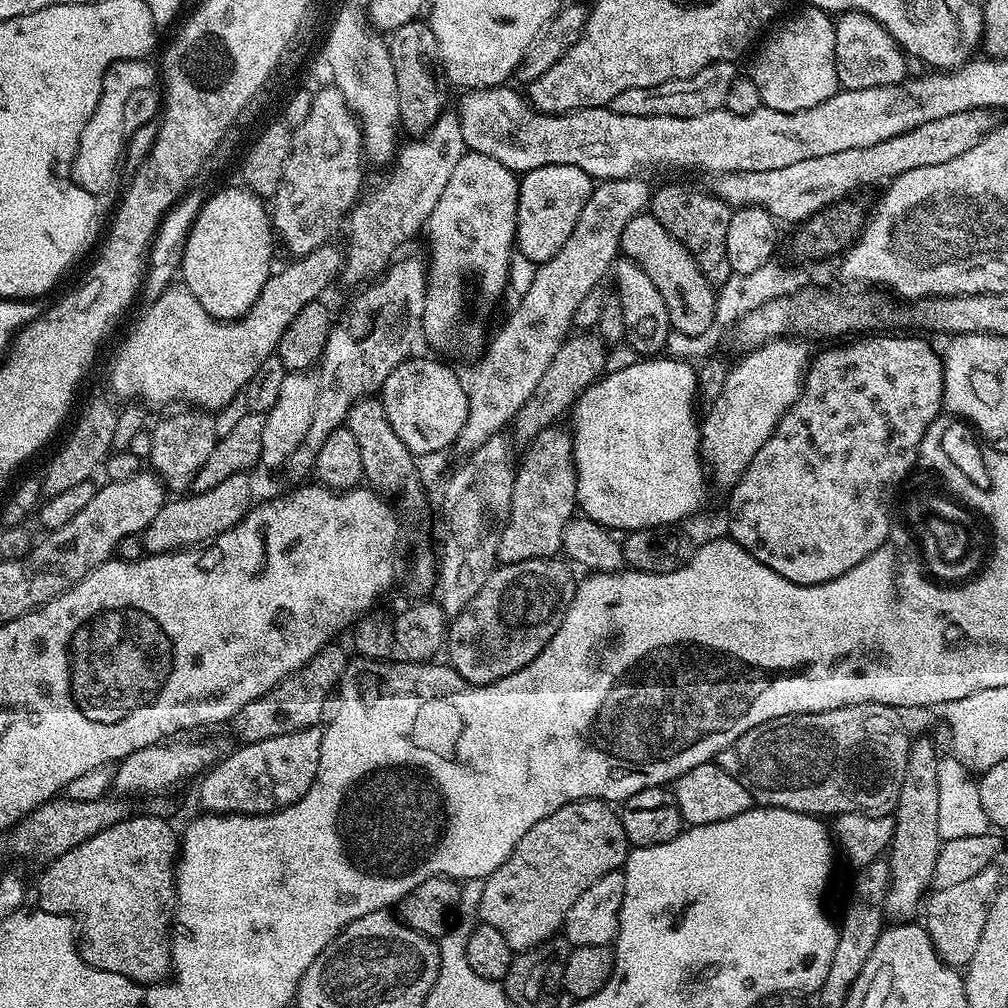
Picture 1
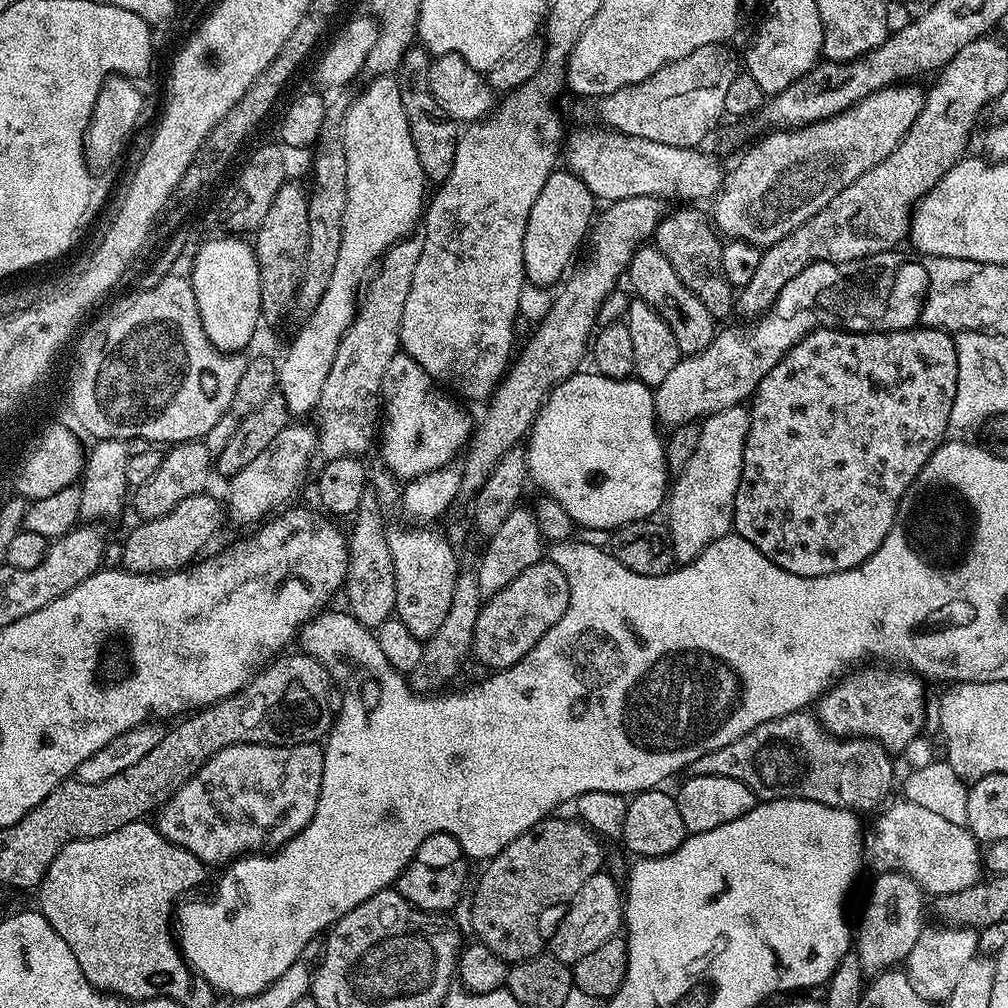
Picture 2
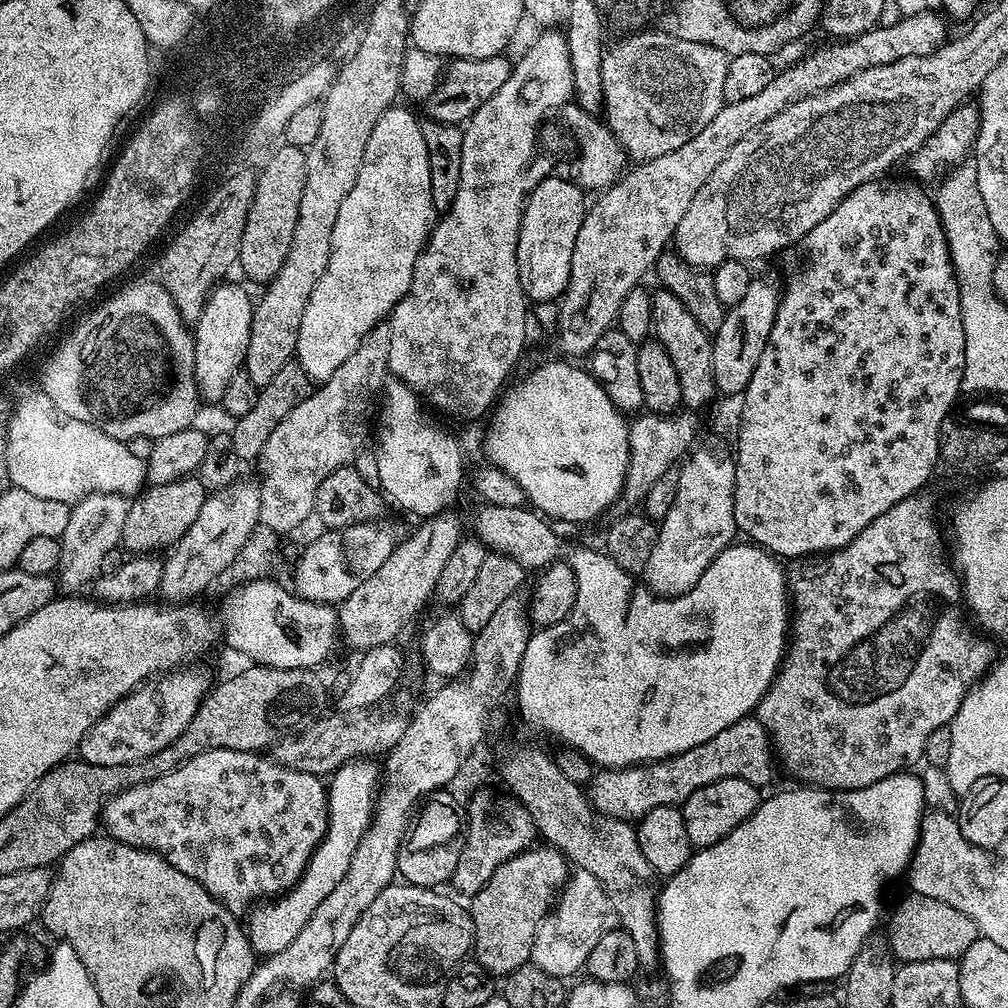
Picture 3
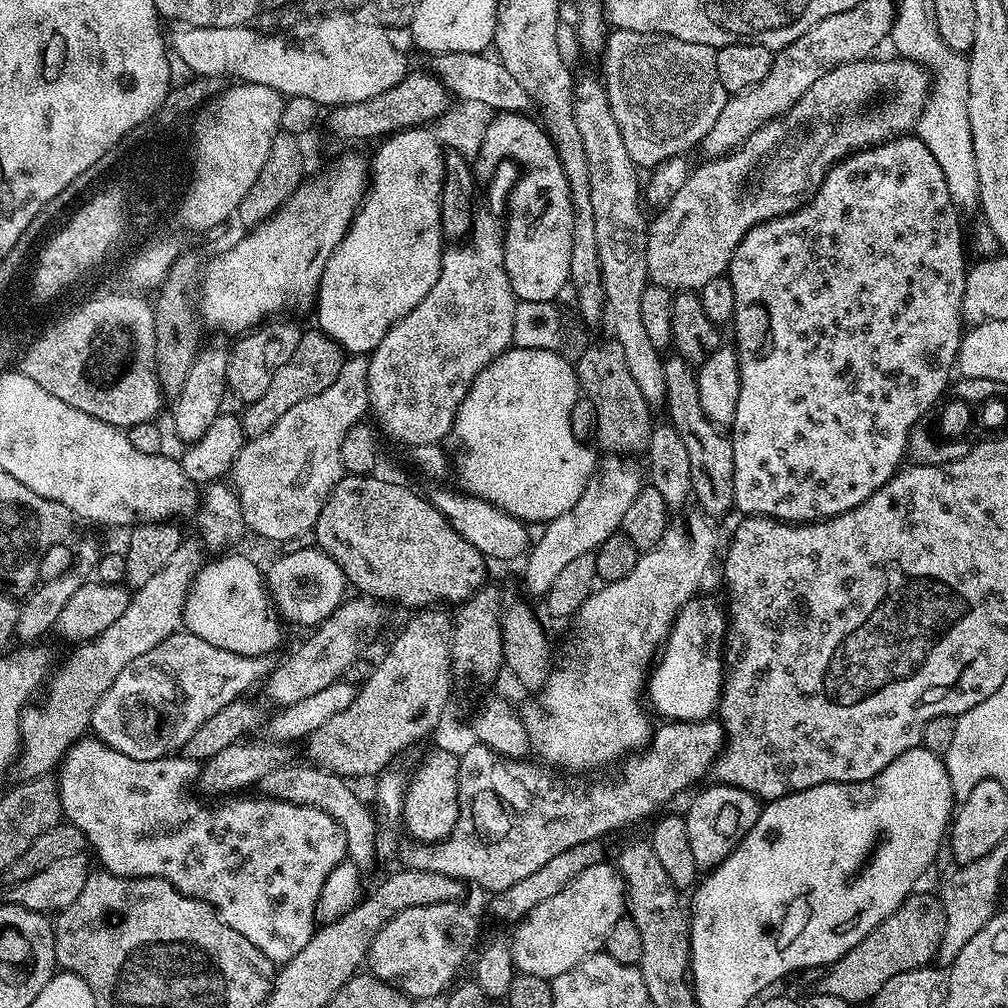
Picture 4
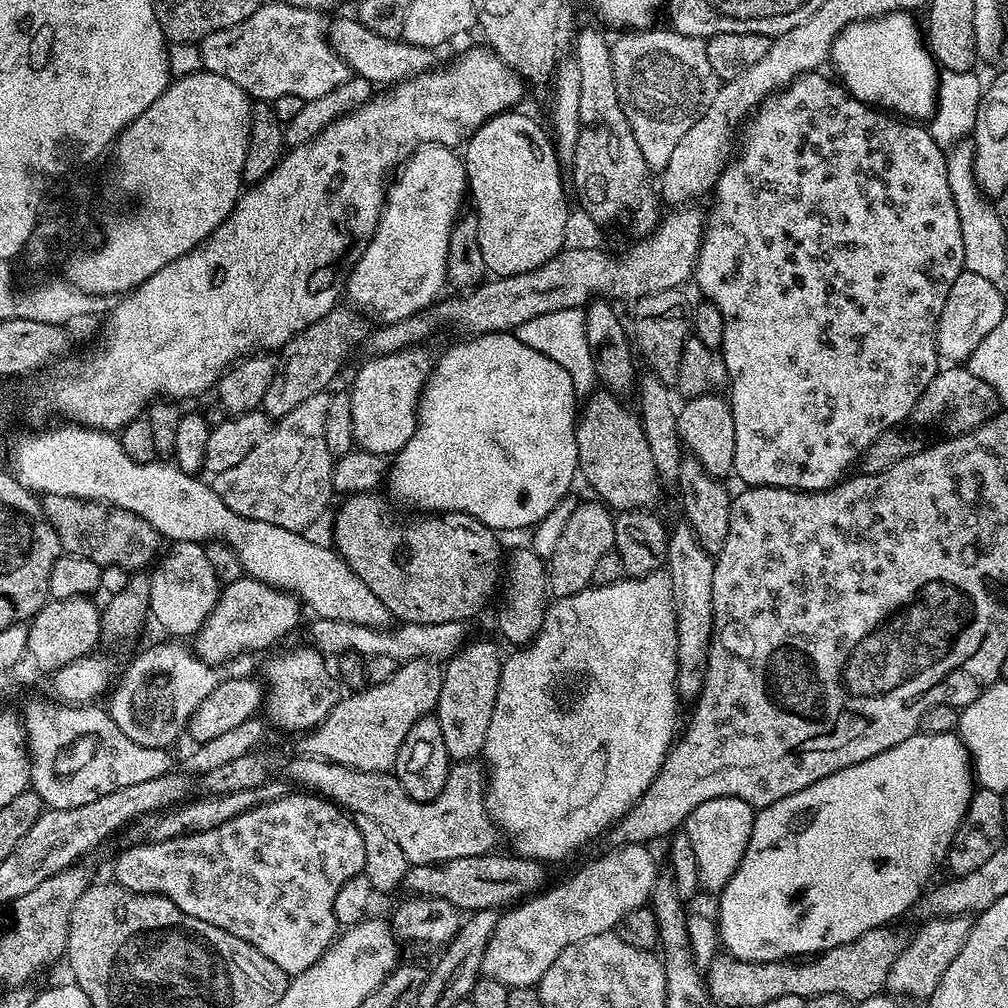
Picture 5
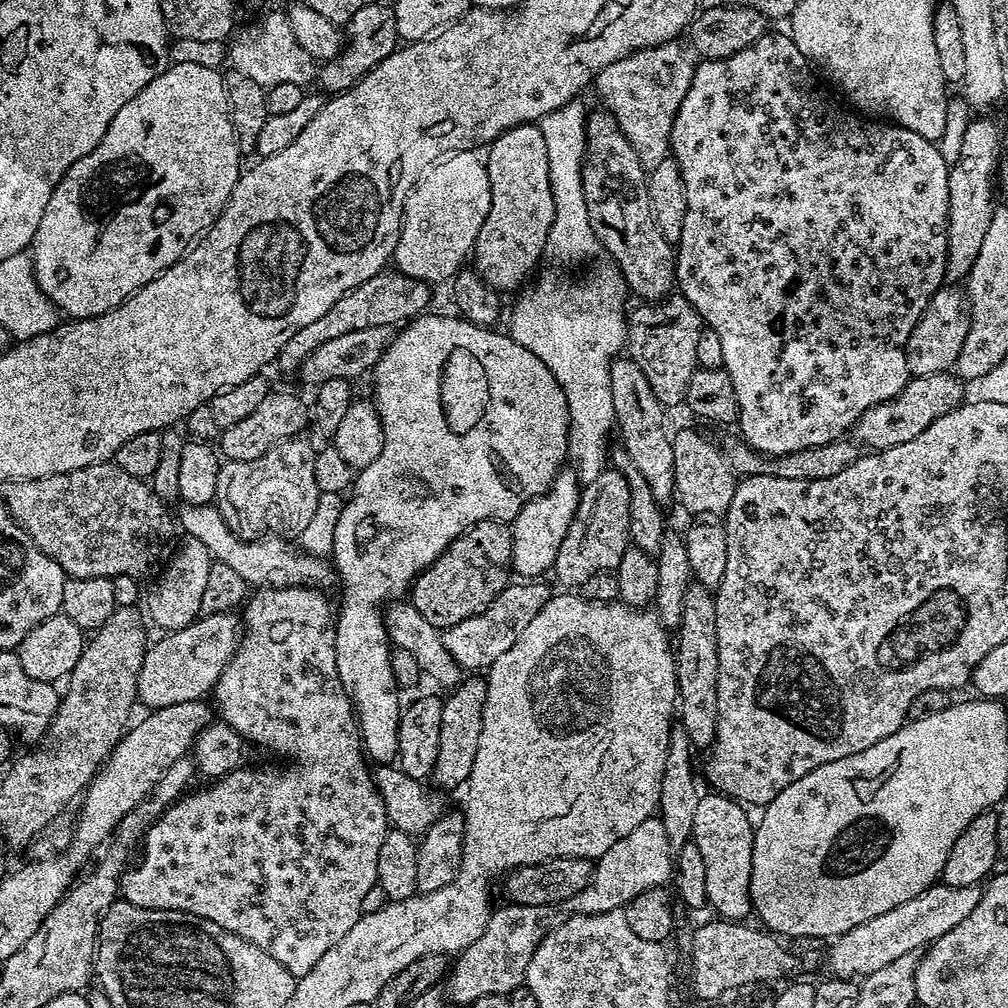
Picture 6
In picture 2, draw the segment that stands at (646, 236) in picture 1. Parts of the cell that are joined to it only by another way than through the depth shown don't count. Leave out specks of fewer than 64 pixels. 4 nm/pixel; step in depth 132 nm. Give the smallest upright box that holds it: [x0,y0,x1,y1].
[626,246,718,353]

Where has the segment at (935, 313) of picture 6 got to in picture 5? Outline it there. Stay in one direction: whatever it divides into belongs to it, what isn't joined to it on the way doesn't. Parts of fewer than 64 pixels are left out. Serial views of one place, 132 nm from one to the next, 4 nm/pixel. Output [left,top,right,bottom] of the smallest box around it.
[936,271,1006,362]

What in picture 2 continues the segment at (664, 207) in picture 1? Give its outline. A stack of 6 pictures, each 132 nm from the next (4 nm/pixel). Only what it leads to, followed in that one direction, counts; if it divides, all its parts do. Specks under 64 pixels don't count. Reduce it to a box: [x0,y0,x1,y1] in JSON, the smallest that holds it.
[654,206,734,322]

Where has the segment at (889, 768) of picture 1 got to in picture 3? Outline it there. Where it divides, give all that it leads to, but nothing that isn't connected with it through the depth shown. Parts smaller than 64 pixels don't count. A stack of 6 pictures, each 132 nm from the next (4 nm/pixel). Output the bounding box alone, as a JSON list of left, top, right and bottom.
[590,718,774,822]

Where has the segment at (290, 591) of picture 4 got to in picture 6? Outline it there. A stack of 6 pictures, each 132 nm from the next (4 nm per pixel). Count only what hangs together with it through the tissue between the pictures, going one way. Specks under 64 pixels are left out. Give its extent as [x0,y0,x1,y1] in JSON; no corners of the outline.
[136,612,241,710]

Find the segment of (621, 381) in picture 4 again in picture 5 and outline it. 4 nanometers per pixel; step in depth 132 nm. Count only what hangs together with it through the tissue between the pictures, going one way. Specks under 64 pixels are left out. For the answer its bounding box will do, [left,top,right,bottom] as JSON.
[576,390,662,513]

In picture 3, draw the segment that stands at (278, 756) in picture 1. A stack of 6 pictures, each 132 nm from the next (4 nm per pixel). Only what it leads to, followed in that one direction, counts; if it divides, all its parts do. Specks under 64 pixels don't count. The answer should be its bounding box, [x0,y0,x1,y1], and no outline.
[103,750,328,913]

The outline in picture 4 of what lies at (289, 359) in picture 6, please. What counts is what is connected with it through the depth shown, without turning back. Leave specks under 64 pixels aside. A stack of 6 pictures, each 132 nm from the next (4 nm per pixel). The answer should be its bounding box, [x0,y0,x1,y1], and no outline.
[240,331,345,440]

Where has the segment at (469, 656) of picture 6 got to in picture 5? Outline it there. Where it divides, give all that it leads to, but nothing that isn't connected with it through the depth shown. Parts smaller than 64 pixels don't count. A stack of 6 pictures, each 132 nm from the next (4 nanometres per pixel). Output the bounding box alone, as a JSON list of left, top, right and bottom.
[308,618,470,662]

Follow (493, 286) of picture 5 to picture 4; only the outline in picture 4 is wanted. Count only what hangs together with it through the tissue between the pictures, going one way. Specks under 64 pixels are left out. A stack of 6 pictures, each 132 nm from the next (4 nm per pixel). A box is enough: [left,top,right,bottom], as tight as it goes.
[646,59,929,290]

